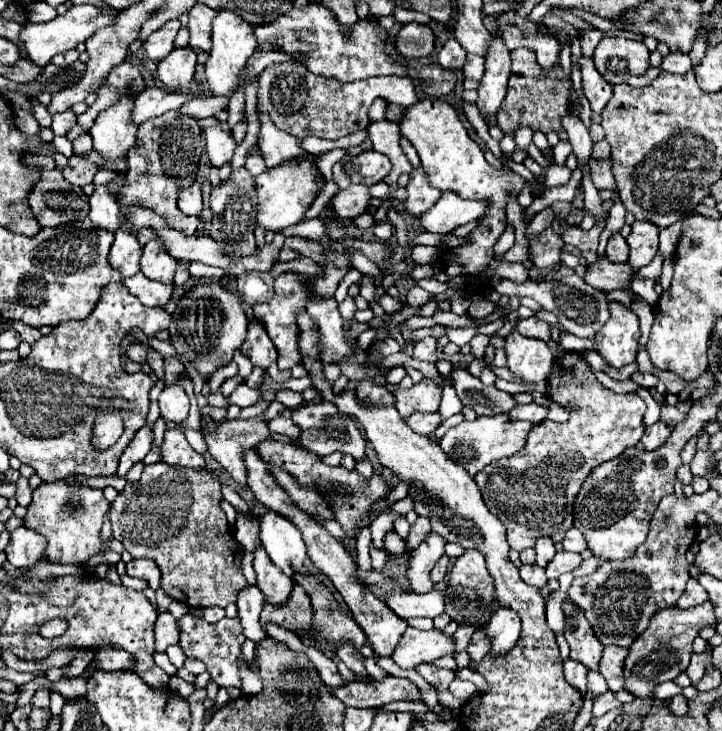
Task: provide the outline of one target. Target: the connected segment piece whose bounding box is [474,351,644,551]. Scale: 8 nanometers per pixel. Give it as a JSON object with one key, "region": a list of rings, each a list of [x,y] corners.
{"region":[[[564,351],[560,357],[554,359],[552,371],[548,375],[548,397],[552,401],[566,405],[570,411],[570,419],[566,423],[554,423],[554,421],[542,421],[538,423],[526,439],[526,445],[512,457],[500,459],[496,463],[490,463],[484,471],[480,471],[474,479],[482,491],[486,507],[502,521],[508,533],[508,545],[516,551],[522,551],[526,547],[534,547],[536,539],[542,535],[552,537],[556,531],[568,531],[574,523],[574,499],[580,491],[586,477],[592,473],[592,469],[608,459],[614,459],[624,453],[628,447],[636,447],[644,435],[642,427],[642,407],[634,407],[632,401],[638,401],[638,397],[630,395],[618,395],[610,389],[606,389],[590,369],[588,361],[576,353],[576,351]]]}

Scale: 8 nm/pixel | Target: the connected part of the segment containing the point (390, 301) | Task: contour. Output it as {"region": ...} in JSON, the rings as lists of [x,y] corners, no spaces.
{"region":[[[384,293],[384,295],[380,297],[380,307],[382,307],[388,315],[394,315],[394,313],[402,311],[404,305],[402,305],[398,299],[394,299],[394,297],[390,297],[388,293]]]}

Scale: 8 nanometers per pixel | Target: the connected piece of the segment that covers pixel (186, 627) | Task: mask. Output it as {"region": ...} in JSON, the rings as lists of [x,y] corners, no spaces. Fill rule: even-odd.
{"region":[[[190,611],[178,621],[180,625],[180,647],[184,649],[186,657],[200,659],[206,667],[212,679],[218,683],[218,687],[240,687],[240,655],[242,655],[242,643],[246,641],[242,633],[240,617],[234,619],[220,619],[218,623],[208,623]]]}

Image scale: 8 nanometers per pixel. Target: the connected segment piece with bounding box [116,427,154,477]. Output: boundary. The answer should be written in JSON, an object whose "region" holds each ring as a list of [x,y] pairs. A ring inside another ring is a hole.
{"region":[[[142,427],[136,433],[134,441],[128,445],[128,451],[124,451],[122,457],[120,457],[120,465],[118,465],[118,471],[116,471],[118,477],[124,477],[134,463],[142,461],[148,455],[148,451],[152,447],[152,439],[154,439],[152,427]]]}

